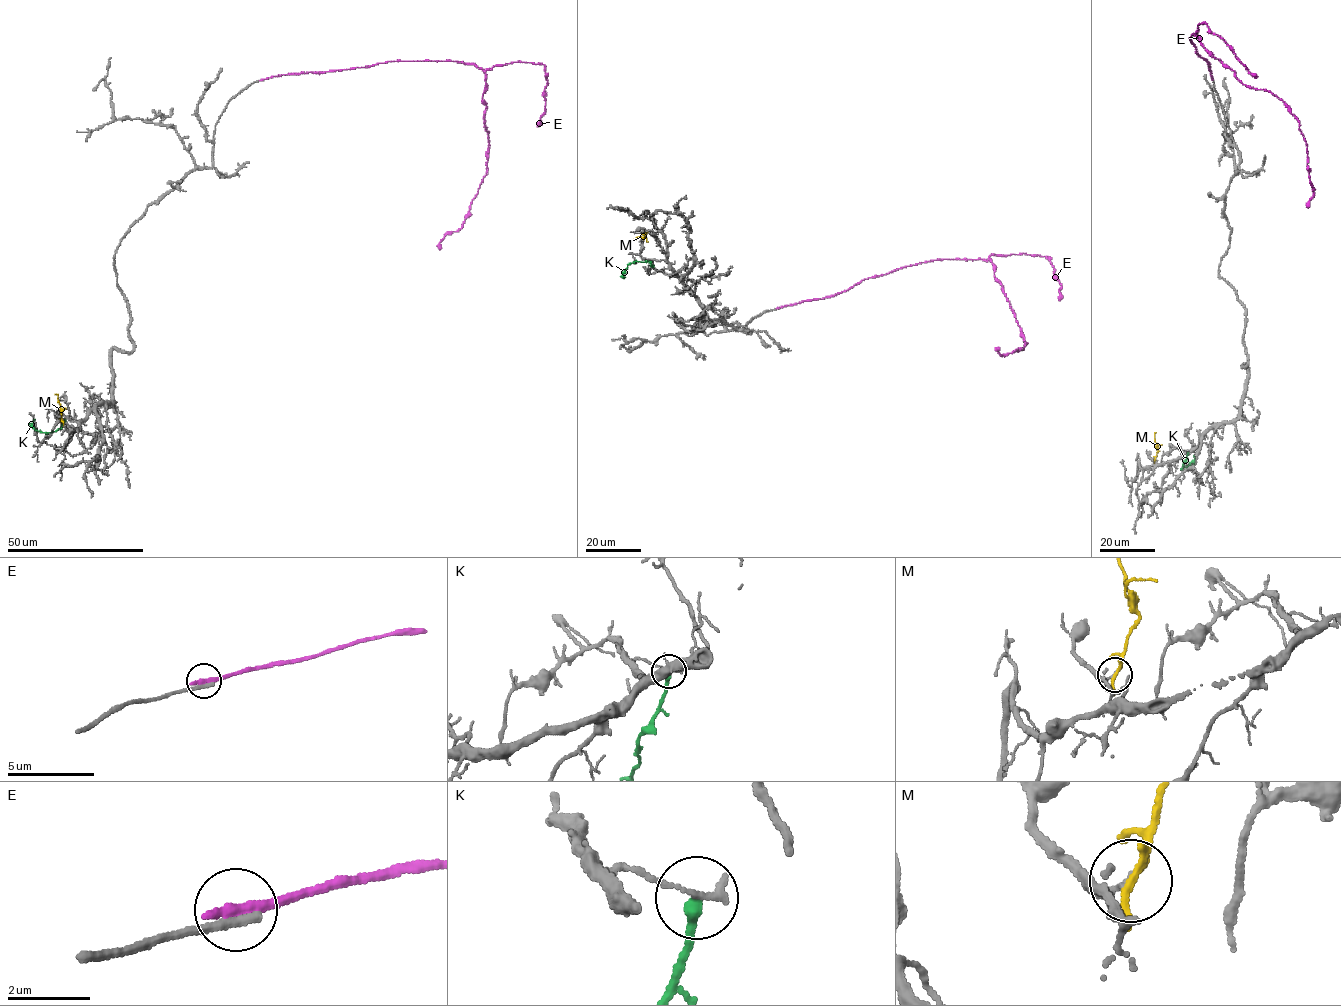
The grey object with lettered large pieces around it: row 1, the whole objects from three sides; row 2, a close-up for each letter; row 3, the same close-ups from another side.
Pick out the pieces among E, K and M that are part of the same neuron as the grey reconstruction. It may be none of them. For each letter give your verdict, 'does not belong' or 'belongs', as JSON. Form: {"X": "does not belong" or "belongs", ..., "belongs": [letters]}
{"E": "does not belong", "K": "does not belong", "M": "does not belong", "belongs": []}

